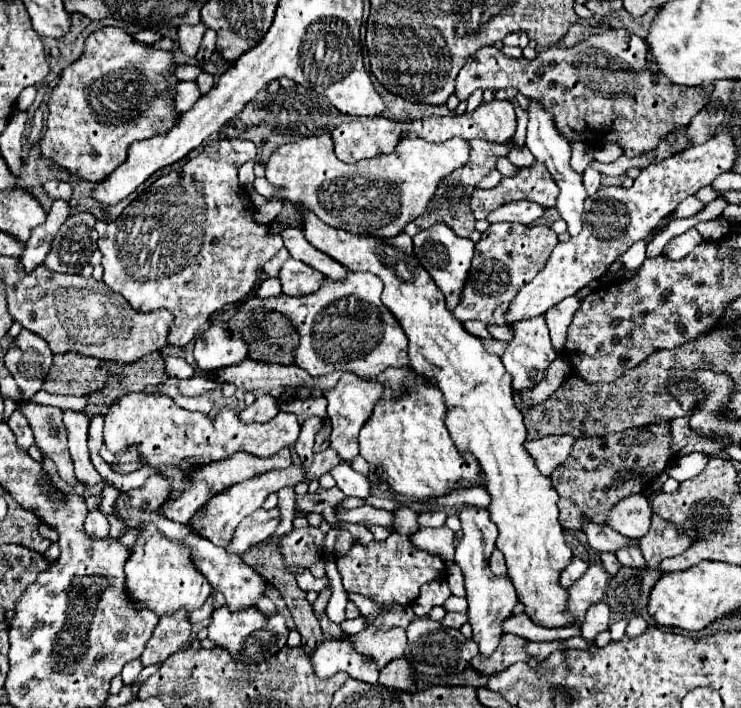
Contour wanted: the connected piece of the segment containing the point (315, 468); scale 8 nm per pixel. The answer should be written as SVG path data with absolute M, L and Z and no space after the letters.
M325 449L325 451L321 451L321 453L315 453L313 465L309 465L309 467L305 467L305 469L291 465L291 467L287 467L287 469L271 469L271 471L265 471L265 473L261 473L261 475L257 475L257 477L251 477L251 479L247 479L247 481L243 481L243 483L235 483L231 489L227 489L225 493L217 495L205 509L199 509L199 511L195 513L195 517L191 519L191 523L193 523L193 527L199 529L199 533L203 533L203 537L209 539L211 543L215 543L215 545L219 545L219 547L229 545L229 543L231 543L231 533L235 531L235 525L239 525L239 521L241 521L243 517L247 517L247 515L251 515L253 511L257 511L271 493L277 493L277 491L283 489L283 487L295 487L295 485L301 483L301 481L319 481L321 475L329 473L335 465L341 465L341 463L343 463L343 459L341 459L333 449Z

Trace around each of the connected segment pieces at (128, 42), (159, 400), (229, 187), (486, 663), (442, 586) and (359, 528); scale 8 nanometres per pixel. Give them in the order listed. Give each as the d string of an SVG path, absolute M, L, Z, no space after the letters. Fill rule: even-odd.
M103 27L95 33L89 35L89 39L85 41L85 55L81 59L77 59L73 65L69 65L67 69L63 69L61 73L61 81L59 85L51 91L51 99L47 103L49 107L49 119L47 119L47 131L45 131L45 137L39 141L41 145L41 153L43 157L51 159L57 167L69 171L73 177L79 177L79 179L87 179L87 181L101 181L103 177L107 177L107 173L111 173L111 169L117 169L119 163L123 163L127 159L127 149L133 141L139 141L139 139L149 139L153 137L155 133L165 133L165 129L171 129L171 123L177 121L177 113L171 109L173 105L173 95L175 95L175 85L177 85L177 77L173 75L173 69L175 69L175 63L173 63L173 53L171 51L157 51L157 49L151 49L149 45L145 43L137 43L131 39L129 33L125 33L123 29L117 29L117 27Z
M127 393L117 403L113 403L105 415L105 447L113 455L135 445L141 465L149 465L163 477L171 479L165 503L177 499L183 493L185 483L191 479L191 471L199 465L227 459L237 451L245 451L255 457L271 457L283 447L291 447L297 437L299 423L297 417L291 413L277 413L263 425L243 425L237 411L231 407L223 407L215 417L211 417L185 411L177 407L175 401L167 395ZM181 459L187 459L191 467L177 469Z
M213 139L205 149L189 159L183 169L161 175L145 189L133 203L125 207L117 221L97 221L97 247L103 255L103 281L121 293L133 309L171 309L175 325L171 329L169 345L183 347L195 339L203 323L223 305L245 299L259 283L261 267L281 247L281 235L269 237L269 229L253 219L253 203L237 181L237 171L243 163L255 159L257 149L247 139Z
M503 635L501 645L495 649L491 657L475 657L471 659L471 667L481 673L481 675L497 675L511 667L517 661L529 661L529 651L527 651L527 641L517 635Z
M437 579L437 581L431 581L431 583L421 587L421 593L413 601L411 607L413 607L417 617L423 617L423 615L429 615L429 611L433 607L443 605L449 597L451 597L451 591L447 587L447 581L445 579Z
M345 523L345 528L349 530L357 542L363 545L367 545L373 540L372 533L364 525Z

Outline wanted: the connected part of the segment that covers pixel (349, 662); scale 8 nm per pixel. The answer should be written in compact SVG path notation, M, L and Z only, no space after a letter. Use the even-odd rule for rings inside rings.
M323 641L317 645L317 649L309 655L313 663L315 675L319 679L329 679L331 675L343 671L351 679L365 681L365 683L377 683L377 669L371 665L371 661L363 661L347 641Z

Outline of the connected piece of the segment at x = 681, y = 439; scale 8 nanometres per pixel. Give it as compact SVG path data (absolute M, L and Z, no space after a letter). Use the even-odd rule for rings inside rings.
M688 416L675 417L669 421L669 425L671 425L671 437L673 437L669 449L675 457L683 457L693 451L713 457L723 449L723 443L702 438L694 432L689 424Z

